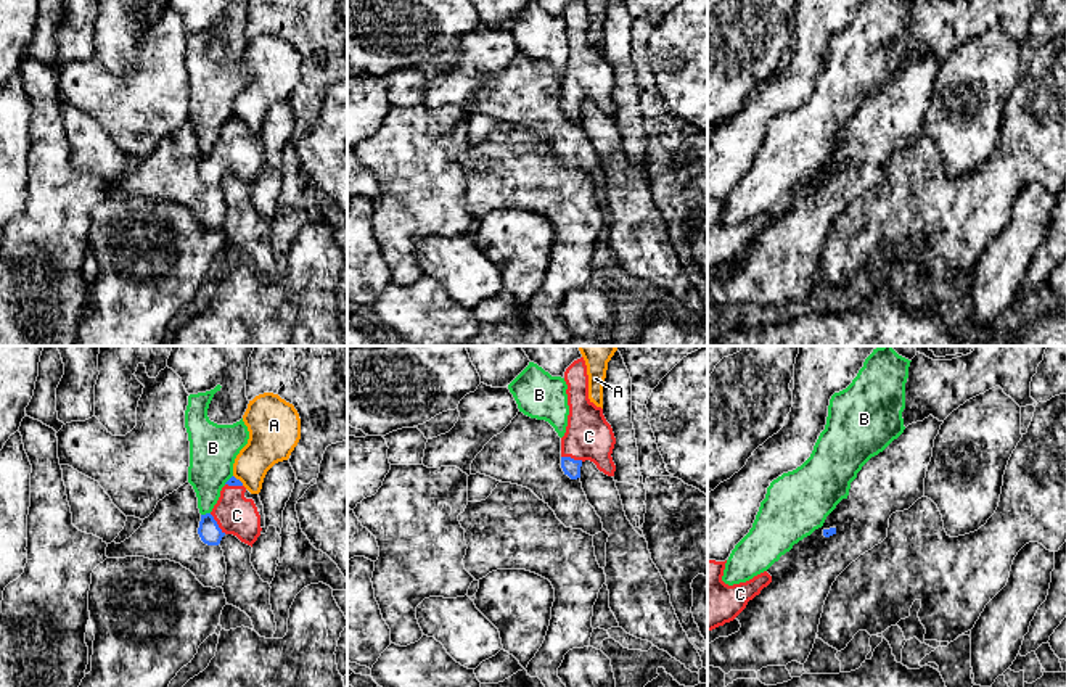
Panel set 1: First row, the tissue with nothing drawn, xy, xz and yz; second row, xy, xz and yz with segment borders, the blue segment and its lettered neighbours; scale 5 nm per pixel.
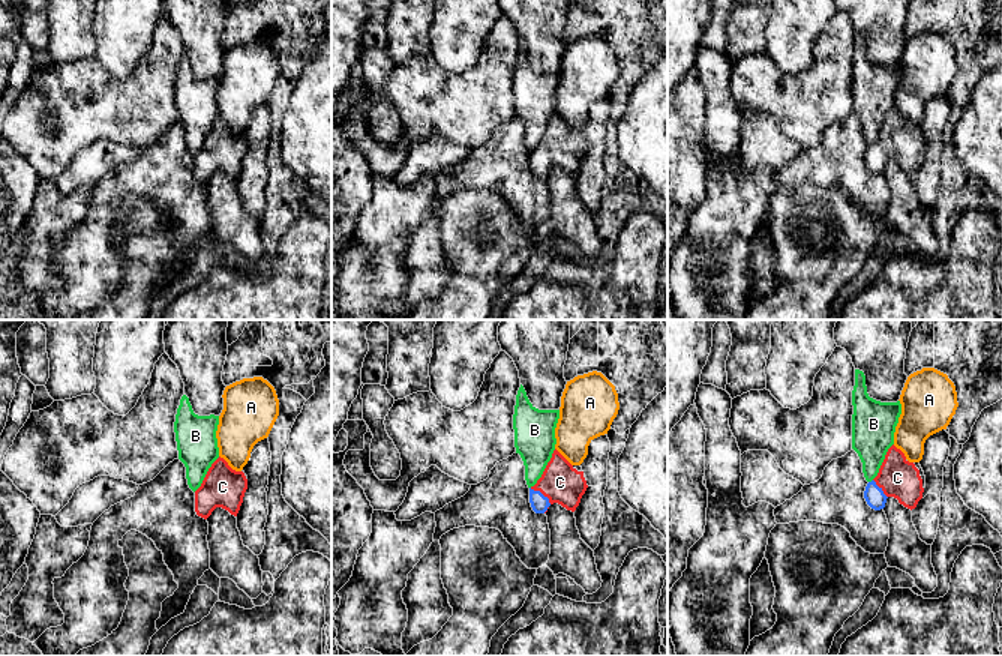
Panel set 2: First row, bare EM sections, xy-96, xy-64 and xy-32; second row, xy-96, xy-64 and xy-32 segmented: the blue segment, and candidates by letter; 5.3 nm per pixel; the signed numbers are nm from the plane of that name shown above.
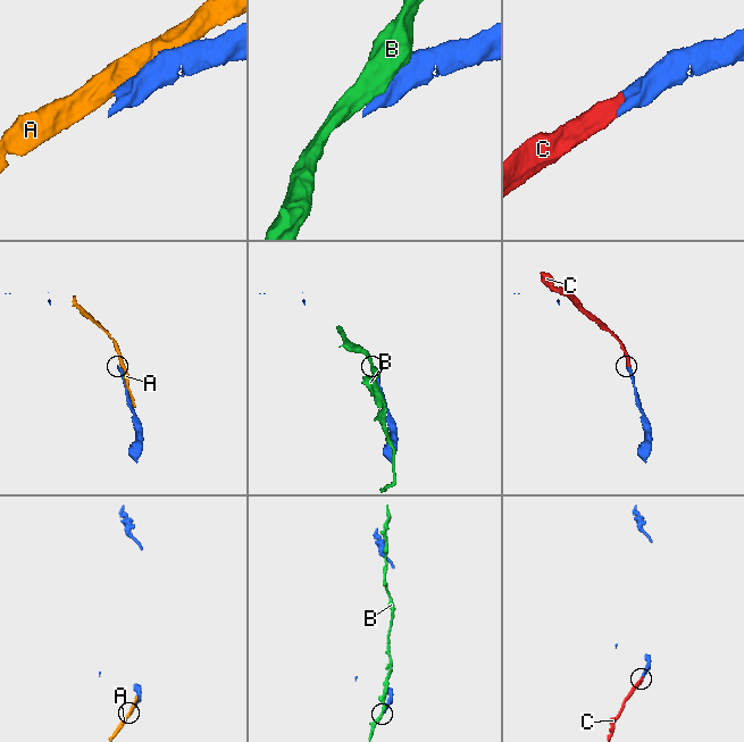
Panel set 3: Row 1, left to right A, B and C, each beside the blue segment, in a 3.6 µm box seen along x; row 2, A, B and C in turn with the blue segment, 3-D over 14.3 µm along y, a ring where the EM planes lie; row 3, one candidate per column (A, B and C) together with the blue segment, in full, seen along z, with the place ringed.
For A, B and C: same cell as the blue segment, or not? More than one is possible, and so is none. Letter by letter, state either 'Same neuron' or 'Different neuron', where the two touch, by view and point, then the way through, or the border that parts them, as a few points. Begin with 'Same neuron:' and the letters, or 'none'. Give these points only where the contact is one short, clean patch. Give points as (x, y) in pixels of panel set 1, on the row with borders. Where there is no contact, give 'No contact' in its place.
Same neuron: C
A: Different neuron. Touches blue at xy (238, 480)
B: Different neuron. Touches blue at xy (206, 514)
C: Same neuron. Touches blue at xy (216, 523)

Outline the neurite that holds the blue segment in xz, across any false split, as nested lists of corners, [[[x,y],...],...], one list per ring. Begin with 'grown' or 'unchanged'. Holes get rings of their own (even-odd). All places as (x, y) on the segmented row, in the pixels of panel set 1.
grown; [[[584,357],[574,360],[566,368],[564,381],[568,385],[566,394],[569,405],[568,426],[564,436],[561,438],[561,468],[564,475],[568,475],[571,479],[580,478],[582,463],[585,460],[590,460],[597,465],[600,471],[608,476],[614,476],[616,465],[613,462],[611,454],[616,444],[616,438],[611,425],[603,415],[603,409],[597,407],[588,399],[588,375]]]

